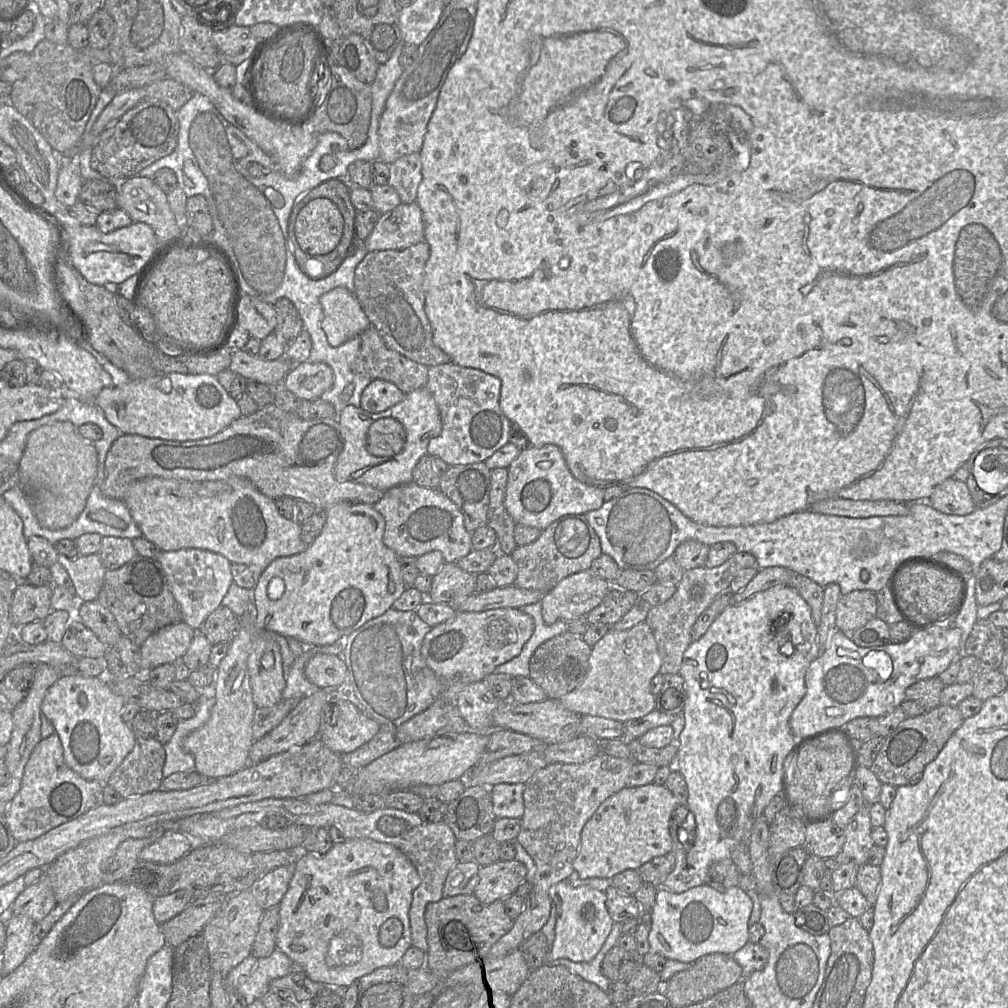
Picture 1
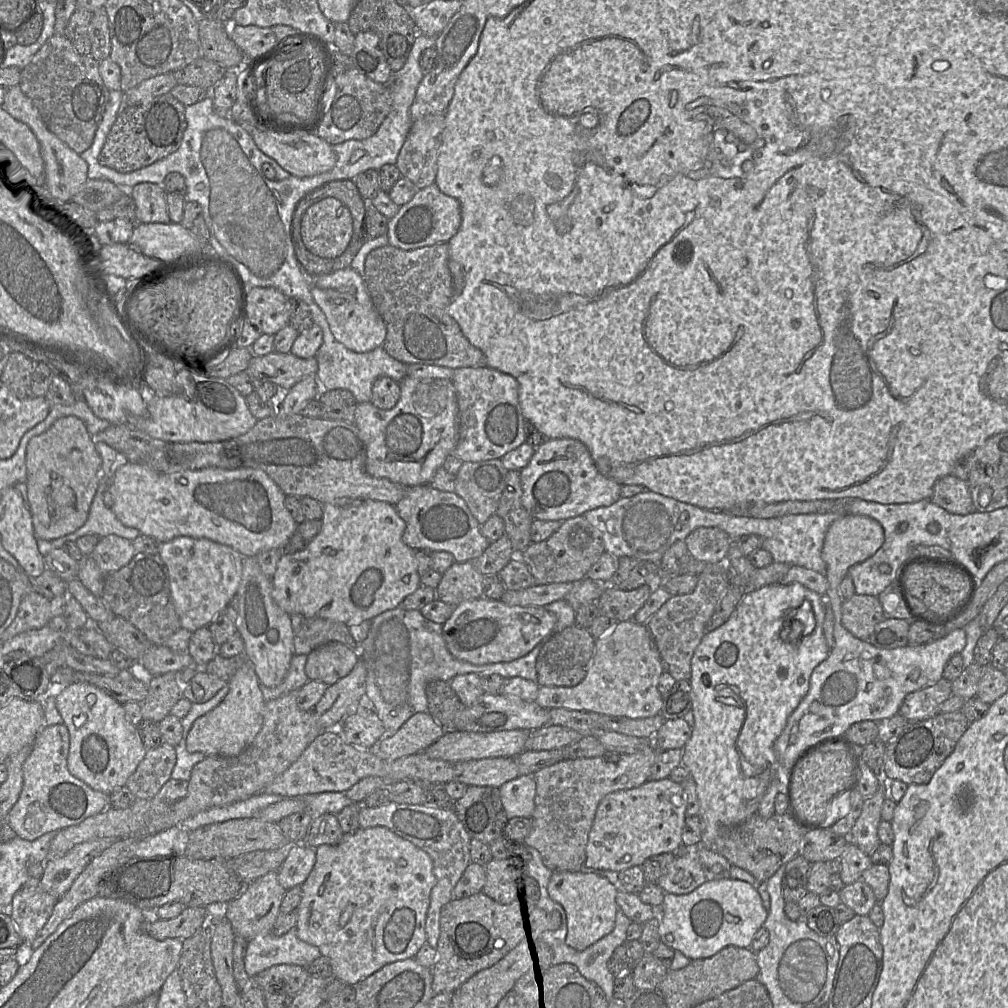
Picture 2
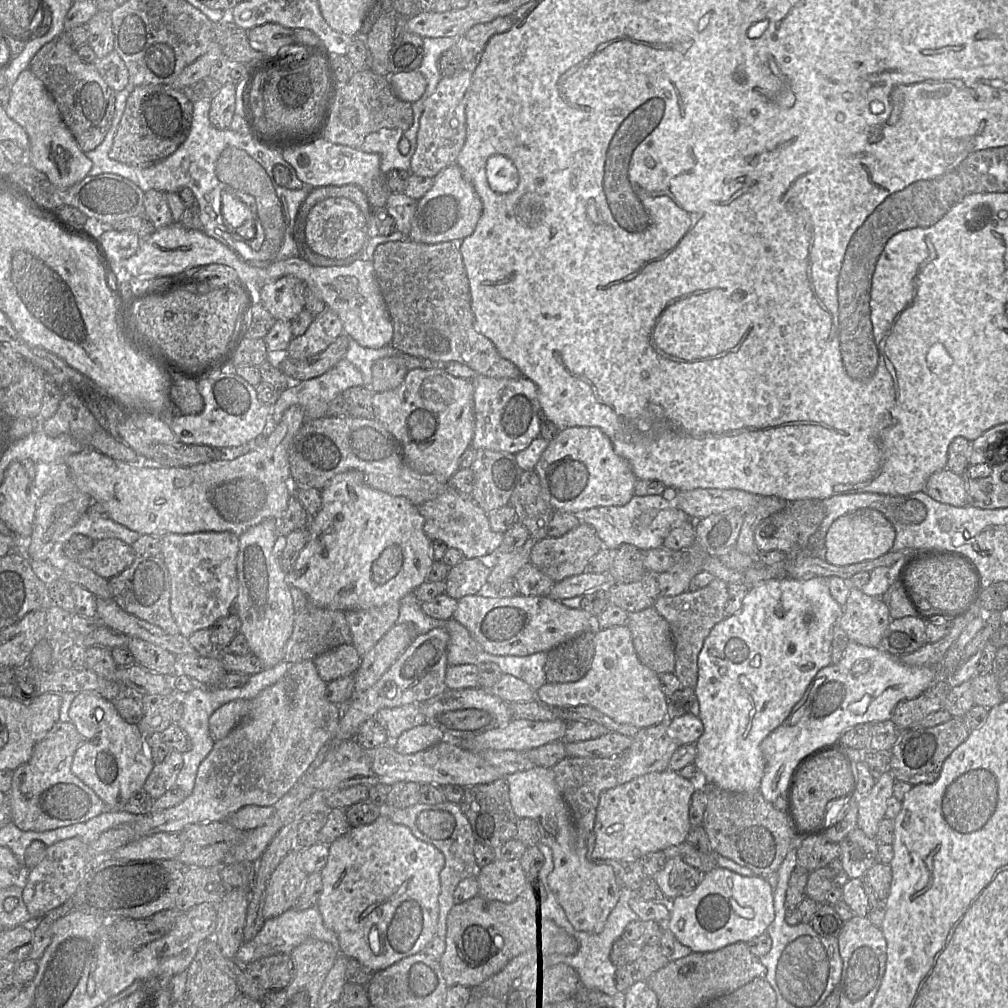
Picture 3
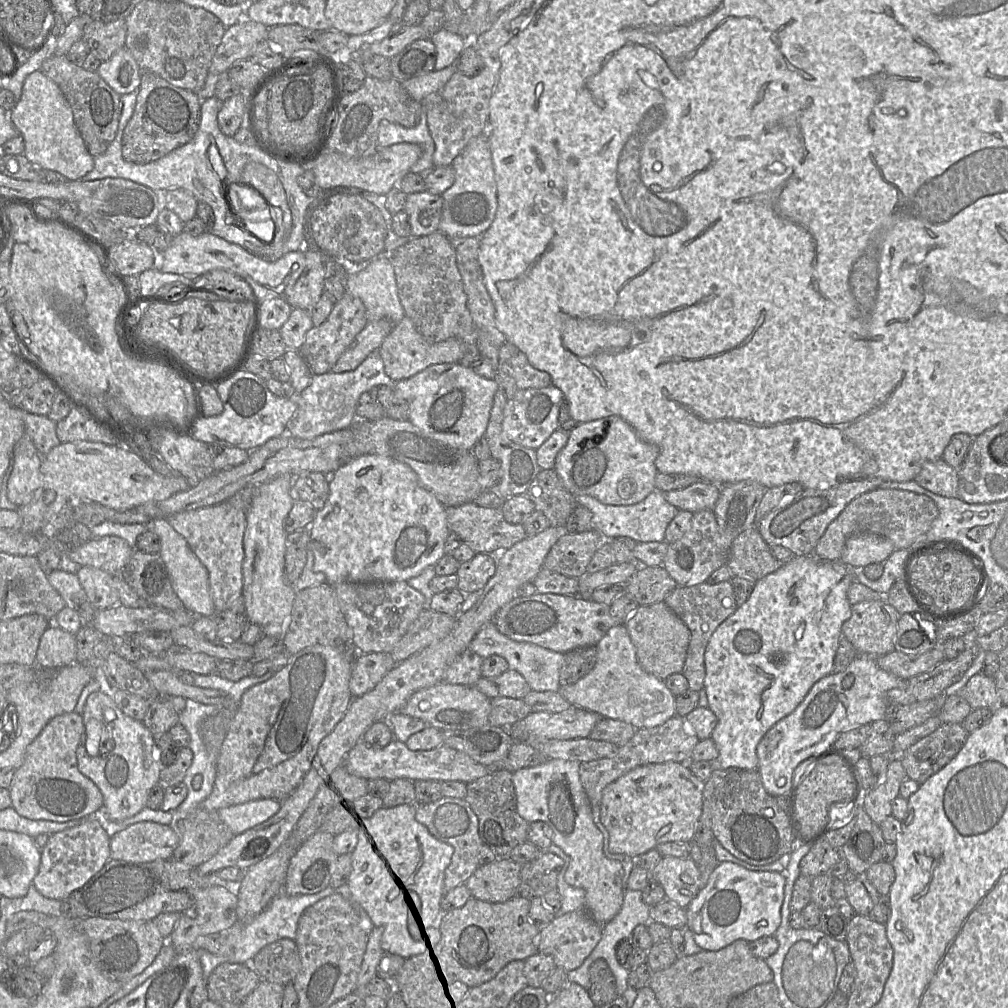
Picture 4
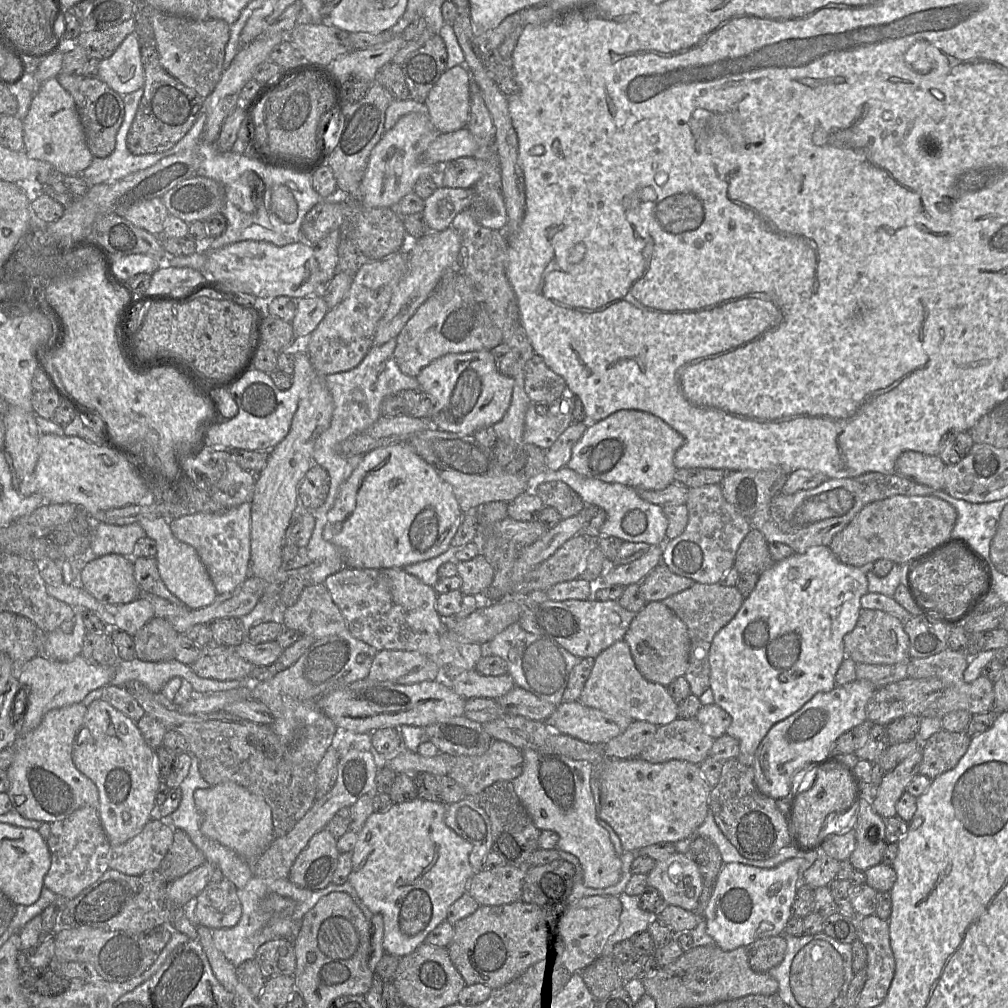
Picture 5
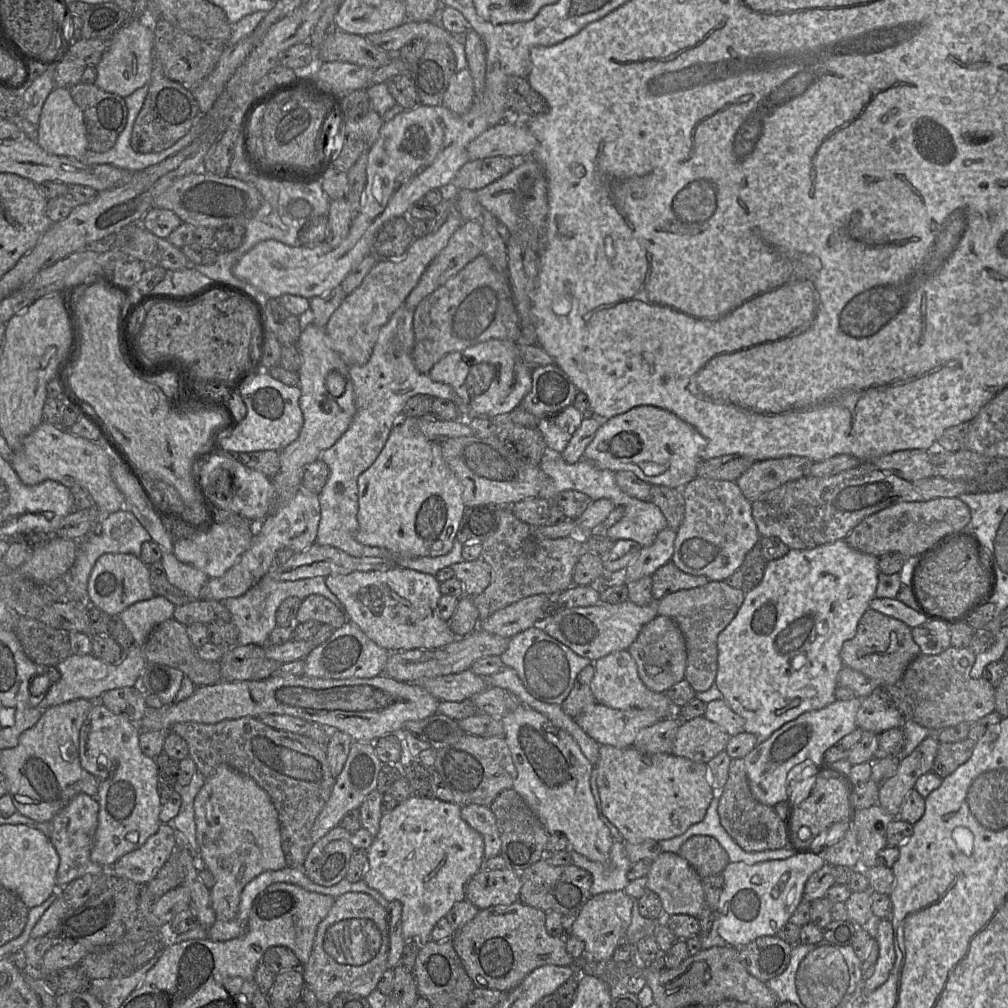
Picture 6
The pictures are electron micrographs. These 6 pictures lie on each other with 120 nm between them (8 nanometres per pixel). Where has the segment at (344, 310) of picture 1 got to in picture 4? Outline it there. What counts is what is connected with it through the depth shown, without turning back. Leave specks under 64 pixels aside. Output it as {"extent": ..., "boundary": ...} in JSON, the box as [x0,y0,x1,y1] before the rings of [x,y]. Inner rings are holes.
{"extent":[346,258,405,325],"boundary":[[[375,258],[374,260],[365,261],[370,261],[370,263],[364,270],[348,276],[346,292],[361,299],[365,305],[369,322],[387,319],[393,325],[399,324],[404,318],[405,312],[398,296],[393,266],[386,258]]]}

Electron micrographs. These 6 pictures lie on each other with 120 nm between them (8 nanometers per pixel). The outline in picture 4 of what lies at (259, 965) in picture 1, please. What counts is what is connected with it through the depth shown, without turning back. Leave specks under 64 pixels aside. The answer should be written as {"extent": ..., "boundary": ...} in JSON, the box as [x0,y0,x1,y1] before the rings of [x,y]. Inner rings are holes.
{"extent":[200,884,350,975],"boundary":[[[346,884],[336,889],[326,887],[317,894],[303,896],[289,896],[283,892],[275,896],[268,906],[247,923],[236,922],[226,932],[226,943],[218,954],[207,951],[200,952],[200,961],[204,973],[209,975],[217,966],[223,963],[250,964],[253,957],[266,945],[281,939],[295,940],[298,920],[301,914],[323,898],[337,893],[345,899],[350,899],[349,888]]]}

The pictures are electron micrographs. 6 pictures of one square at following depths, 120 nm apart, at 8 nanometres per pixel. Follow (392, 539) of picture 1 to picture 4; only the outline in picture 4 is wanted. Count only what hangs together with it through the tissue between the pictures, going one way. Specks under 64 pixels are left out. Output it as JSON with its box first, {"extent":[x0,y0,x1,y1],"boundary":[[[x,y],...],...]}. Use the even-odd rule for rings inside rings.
{"extent":[446,502,527,555],"boundary":[[[469,502],[460,506],[446,507],[446,514],[450,532],[457,534],[475,553],[498,555],[527,537],[523,525],[508,523],[501,509],[485,508],[475,502]]]}

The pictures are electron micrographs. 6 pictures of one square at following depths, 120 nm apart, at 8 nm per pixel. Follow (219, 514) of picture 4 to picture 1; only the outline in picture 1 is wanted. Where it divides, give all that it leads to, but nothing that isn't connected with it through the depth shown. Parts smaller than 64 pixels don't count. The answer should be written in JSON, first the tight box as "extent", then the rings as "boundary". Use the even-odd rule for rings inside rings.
{"extent":[157,548,233,632],"boundary":[[[196,548],[162,551],[157,560],[181,608],[182,622],[198,632],[207,617],[221,606],[223,598],[233,584],[232,563],[220,554]]]}

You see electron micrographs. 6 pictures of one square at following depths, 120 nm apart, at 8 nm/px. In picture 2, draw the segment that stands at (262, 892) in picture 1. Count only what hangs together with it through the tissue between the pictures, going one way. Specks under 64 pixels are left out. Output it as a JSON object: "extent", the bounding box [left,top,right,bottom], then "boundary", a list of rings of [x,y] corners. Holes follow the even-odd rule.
{"extent":[277,844,316,891],"boundary":[[[304,844],[288,846],[288,857],[277,871],[278,882],[287,891],[301,886],[316,862],[316,848]]]}

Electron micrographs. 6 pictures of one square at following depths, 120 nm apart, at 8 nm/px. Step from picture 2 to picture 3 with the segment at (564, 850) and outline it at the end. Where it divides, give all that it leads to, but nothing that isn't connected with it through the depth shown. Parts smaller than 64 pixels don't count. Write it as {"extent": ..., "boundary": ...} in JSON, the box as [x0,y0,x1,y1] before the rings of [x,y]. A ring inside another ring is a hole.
{"extent":[552,722,680,856],"boundary":[[[667,722],[640,729],[632,739],[631,746],[615,757],[567,757],[552,767],[555,782],[569,807],[577,834],[587,844],[589,856],[594,849],[594,825],[601,794],[639,776],[668,769],[672,755],[680,746],[668,735]]]}

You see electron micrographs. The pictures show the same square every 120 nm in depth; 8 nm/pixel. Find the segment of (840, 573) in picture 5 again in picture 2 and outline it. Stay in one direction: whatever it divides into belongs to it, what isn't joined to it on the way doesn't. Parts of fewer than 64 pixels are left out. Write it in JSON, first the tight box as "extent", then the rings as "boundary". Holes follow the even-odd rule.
{"extent":[681,583,830,849],"boundary":[[[799,583],[769,585],[758,590],[746,590],[729,620],[712,632],[707,633],[696,648],[691,660],[691,678],[689,680],[692,688],[694,725],[691,738],[683,748],[681,765],[684,765],[689,770],[690,776],[694,779],[697,786],[700,803],[699,818],[701,819],[702,846],[711,849],[711,843],[716,839],[717,832],[721,827],[741,824],[752,815],[758,814],[759,804],[773,779],[778,778],[780,780],[781,793],[784,793],[786,768],[782,767],[778,762],[773,746],[786,727],[788,718],[808,693],[813,670],[829,656],[830,650],[823,631],[825,613],[826,599]],[[804,601],[814,605],[818,614],[818,622],[809,618],[810,610],[807,610],[808,605],[804,608]]]}

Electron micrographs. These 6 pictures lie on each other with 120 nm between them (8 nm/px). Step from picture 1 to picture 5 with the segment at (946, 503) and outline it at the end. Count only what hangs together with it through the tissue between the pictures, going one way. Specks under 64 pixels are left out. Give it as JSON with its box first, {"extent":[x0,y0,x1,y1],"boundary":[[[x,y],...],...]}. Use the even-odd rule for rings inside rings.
{"extent":[895,450,945,490],"boundary":[[[909,450],[897,458],[895,472],[914,482],[943,490],[945,466],[938,454],[927,455]]]}

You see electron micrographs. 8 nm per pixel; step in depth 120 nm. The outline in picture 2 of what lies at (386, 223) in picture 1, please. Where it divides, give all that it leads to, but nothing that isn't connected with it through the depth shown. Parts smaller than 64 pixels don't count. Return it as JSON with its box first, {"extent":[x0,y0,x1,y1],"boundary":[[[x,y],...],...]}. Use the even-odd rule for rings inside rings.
{"extent":[388,183,462,250],"boundary":[[[435,183],[419,190],[408,203],[402,205],[388,221],[388,244],[402,250],[447,243],[459,230],[462,222],[459,202],[440,191]]]}

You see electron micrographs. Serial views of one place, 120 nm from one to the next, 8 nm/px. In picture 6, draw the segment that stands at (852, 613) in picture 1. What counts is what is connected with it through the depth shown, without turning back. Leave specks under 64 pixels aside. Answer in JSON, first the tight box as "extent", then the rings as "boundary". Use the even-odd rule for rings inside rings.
{"extent":[840,608,920,685],"boundary":[[[869,608],[860,618],[855,636],[846,640],[840,651],[844,667],[861,672],[878,685],[900,684],[906,668],[920,654],[911,627],[901,620]]]}

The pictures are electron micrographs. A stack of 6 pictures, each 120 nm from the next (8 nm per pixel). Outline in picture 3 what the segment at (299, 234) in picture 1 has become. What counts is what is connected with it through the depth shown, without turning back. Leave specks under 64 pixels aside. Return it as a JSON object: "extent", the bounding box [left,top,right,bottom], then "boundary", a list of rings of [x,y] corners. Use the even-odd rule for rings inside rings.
{"extent":[305,197,369,259],"boundary":[[[344,197],[328,198],[315,205],[307,217],[305,236],[313,252],[332,259],[360,252],[369,239],[366,217],[354,202]]]}

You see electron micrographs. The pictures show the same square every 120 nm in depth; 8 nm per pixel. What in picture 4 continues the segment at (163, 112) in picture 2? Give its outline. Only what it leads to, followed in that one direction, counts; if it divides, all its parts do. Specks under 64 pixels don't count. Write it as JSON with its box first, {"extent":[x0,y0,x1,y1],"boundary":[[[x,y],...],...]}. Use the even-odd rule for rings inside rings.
{"extent":[122,71,201,164],"boundary":[[[142,71],[141,84],[138,90],[134,112],[122,137],[122,156],[129,162],[147,164],[160,159],[192,140],[200,124],[201,100],[196,92],[176,87],[150,71]]]}

